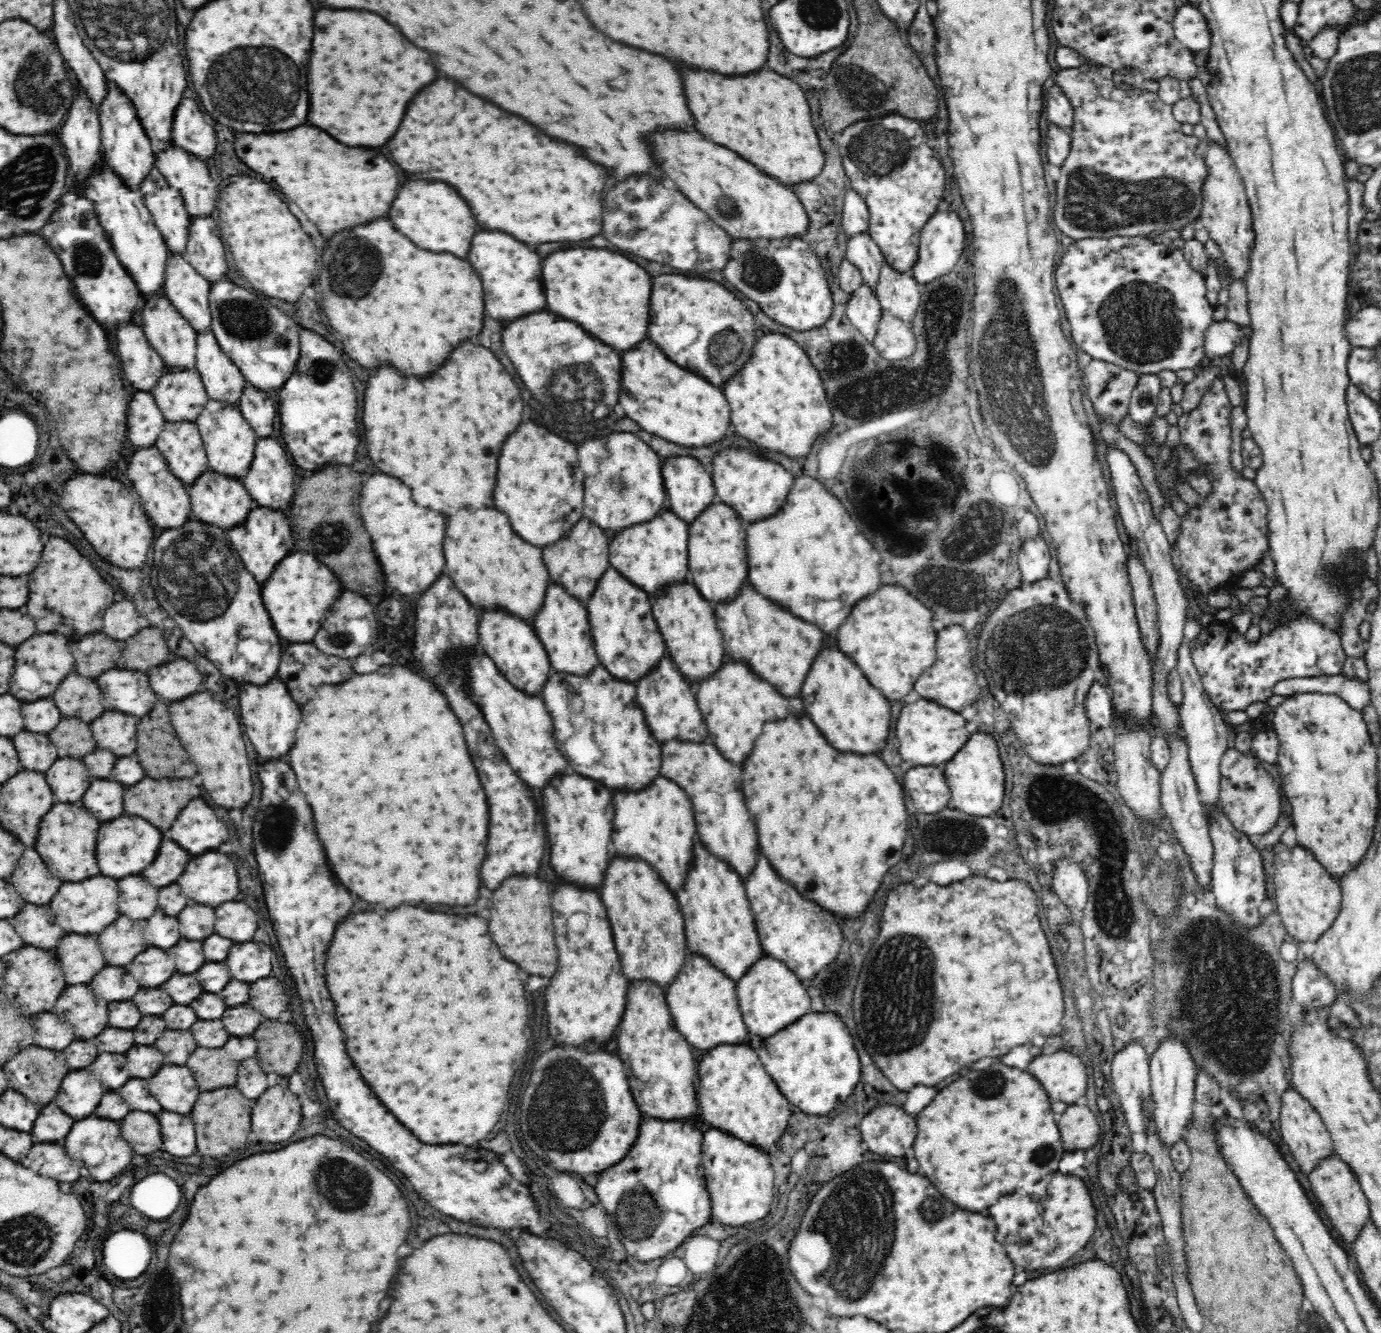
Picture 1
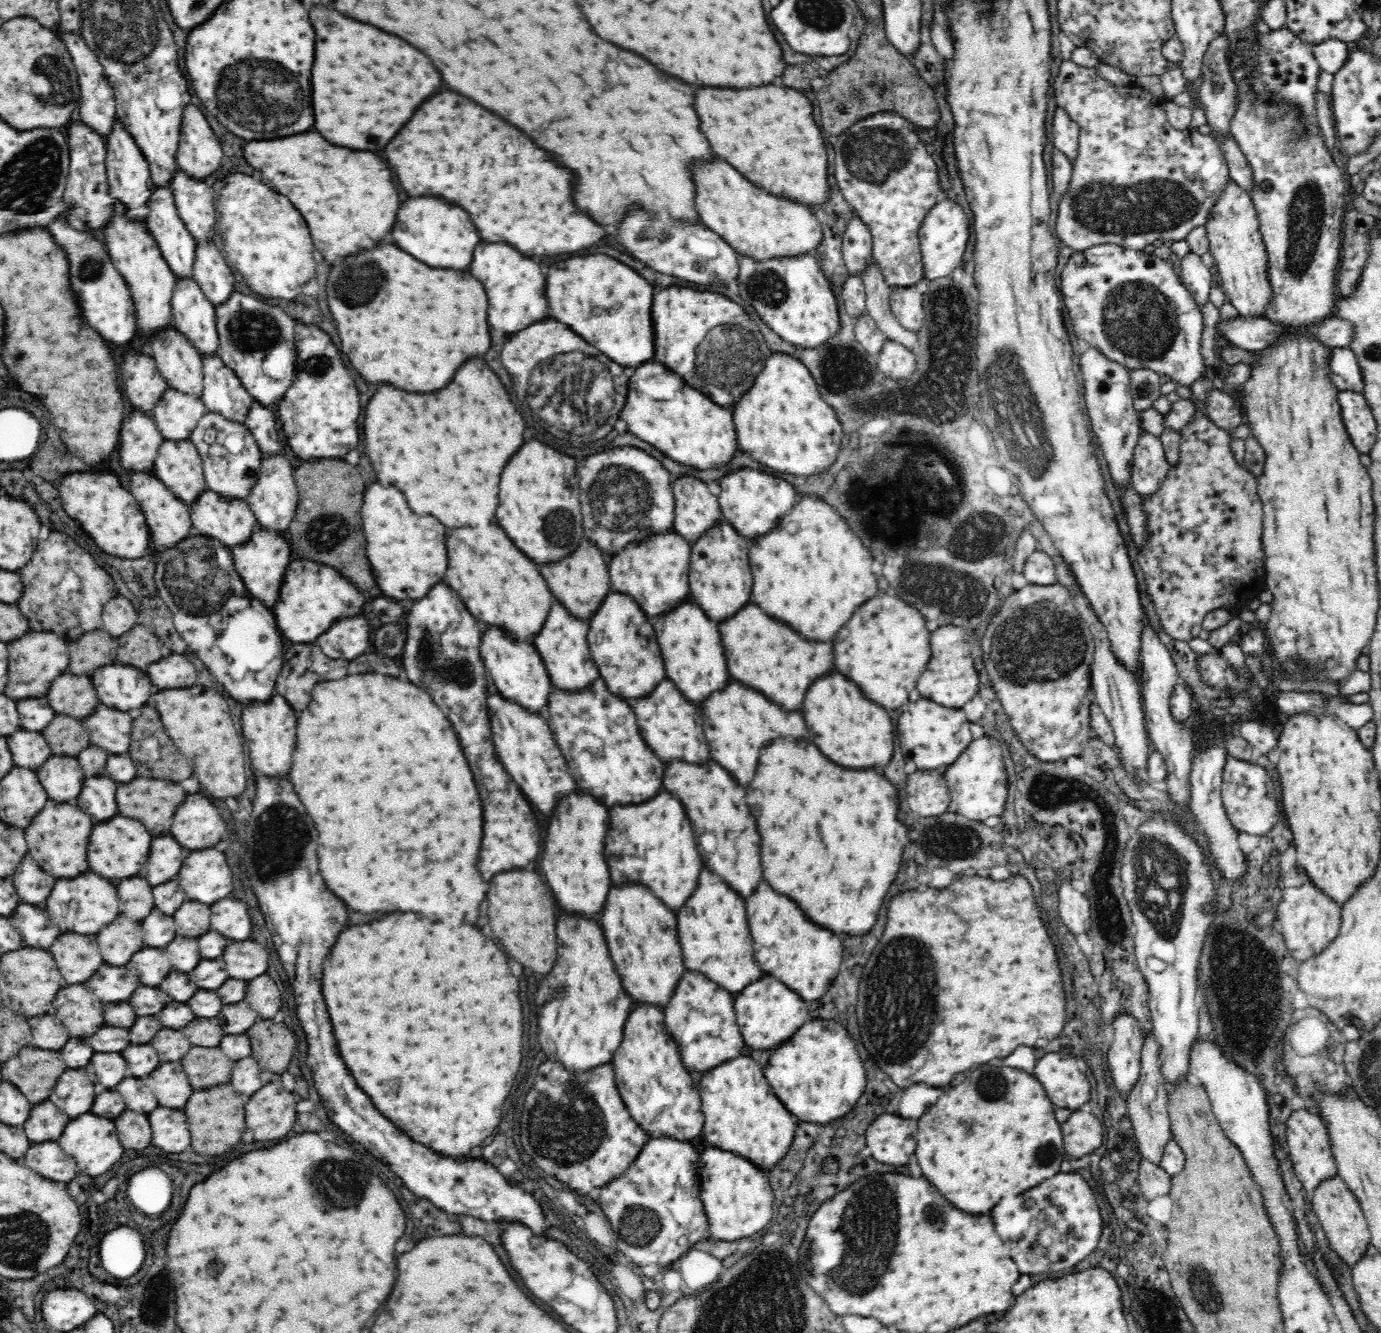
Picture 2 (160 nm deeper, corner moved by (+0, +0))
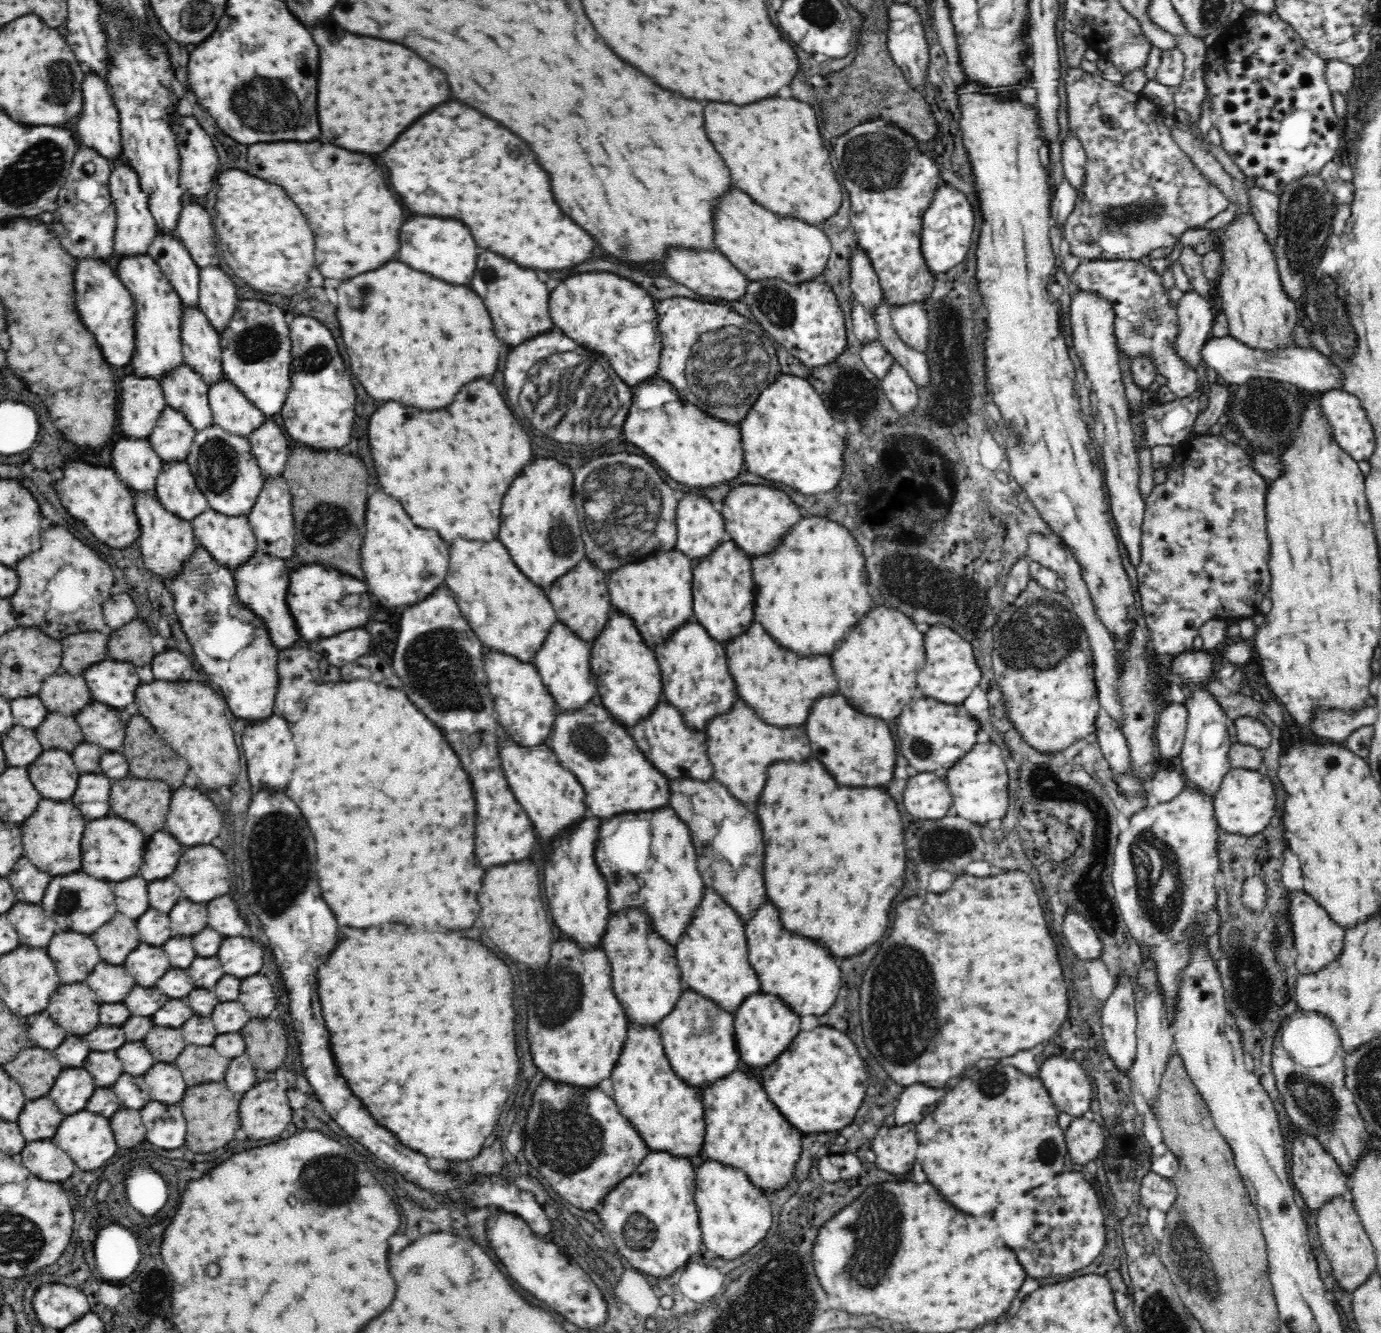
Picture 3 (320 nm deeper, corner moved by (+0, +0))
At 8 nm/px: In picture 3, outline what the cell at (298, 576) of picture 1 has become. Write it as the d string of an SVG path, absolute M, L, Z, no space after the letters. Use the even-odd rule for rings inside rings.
M302 566L290 574L288 606L290 606L290 614L294 616L296 628L302 638L306 640L328 638L328 636L336 636L346 630L362 628L368 622L370 602L368 602L368 608L344 608L338 604L338 598L342 592L366 594L366 586L364 582L346 573L340 574L338 570L326 570L322 566Z

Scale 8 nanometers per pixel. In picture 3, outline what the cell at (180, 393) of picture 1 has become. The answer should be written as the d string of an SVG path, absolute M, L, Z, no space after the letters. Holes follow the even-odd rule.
M167 406L148 439L163 463L179 463L187 460L196 433L184 413Z

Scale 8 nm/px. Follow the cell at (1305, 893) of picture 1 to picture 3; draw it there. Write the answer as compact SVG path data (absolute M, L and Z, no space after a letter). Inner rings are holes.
M1290 891L1289 923L1291 933L1294 934L1294 947L1298 952L1294 963L1300 975L1318 972L1341 955L1345 943L1345 931L1339 928L1328 917L1326 910L1305 892Z

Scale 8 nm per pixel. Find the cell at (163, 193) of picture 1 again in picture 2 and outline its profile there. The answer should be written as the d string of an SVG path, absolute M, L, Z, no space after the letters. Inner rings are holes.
M156 189L148 199L147 205L149 213L145 225L150 235L157 242L162 257L164 257L177 279L192 277L197 244L190 231L186 229L182 219L180 219L180 215L176 212L172 189Z

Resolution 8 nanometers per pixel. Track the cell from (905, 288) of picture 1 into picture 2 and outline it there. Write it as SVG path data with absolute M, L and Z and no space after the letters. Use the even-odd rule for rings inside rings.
M912 285L908 288L892 287L890 306L899 324L910 333L917 334L925 322L923 295Z

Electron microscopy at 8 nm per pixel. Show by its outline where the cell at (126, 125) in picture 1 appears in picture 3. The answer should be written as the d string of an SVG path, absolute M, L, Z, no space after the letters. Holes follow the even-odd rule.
M117 158L109 178L109 189L117 214L113 250L115 257L119 258L146 254L148 247L152 246L153 240L157 237L156 221L148 210L148 195L140 189L138 175L125 160Z

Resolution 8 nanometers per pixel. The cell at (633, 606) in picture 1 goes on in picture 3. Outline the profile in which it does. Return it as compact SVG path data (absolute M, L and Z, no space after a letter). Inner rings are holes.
M614 610L604 630L591 645L592 674L596 675L597 694L610 715L626 729L645 719L663 698L660 665L652 648L642 641L634 621Z

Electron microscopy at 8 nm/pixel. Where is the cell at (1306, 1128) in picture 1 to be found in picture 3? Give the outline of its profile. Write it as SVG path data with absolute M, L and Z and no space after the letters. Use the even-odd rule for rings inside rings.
M1302 1133L1292 1141L1291 1170L1293 1187L1298 1190L1312 1214L1316 1214L1319 1208L1334 1197L1348 1196L1347 1178L1342 1173L1340 1165L1336 1163L1334 1157L1328 1155L1326 1149L1320 1145L1320 1141L1308 1133Z

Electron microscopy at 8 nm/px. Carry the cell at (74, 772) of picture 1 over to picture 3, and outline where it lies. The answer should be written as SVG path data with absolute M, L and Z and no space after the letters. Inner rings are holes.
M56 748L44 750L40 758L28 765L28 774L42 798L52 798L58 802L70 800L80 776L70 754Z

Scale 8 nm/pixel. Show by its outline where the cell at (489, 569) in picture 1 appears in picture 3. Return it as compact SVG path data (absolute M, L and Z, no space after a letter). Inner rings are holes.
M460 540L450 546L446 584L480 642L524 663L532 663L552 625L558 622L550 600L514 566L508 550L498 540L484 544Z

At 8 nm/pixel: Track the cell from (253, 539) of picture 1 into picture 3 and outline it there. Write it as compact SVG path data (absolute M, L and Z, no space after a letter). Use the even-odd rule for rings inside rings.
M257 550L256 554L247 563L237 568L233 575L238 600L256 616L262 616L272 645L278 650L292 648L294 642L298 642L298 632L296 632L294 620L290 616L288 604L286 604L286 592L288 592L288 584L290 584L286 562L270 553L262 553Z

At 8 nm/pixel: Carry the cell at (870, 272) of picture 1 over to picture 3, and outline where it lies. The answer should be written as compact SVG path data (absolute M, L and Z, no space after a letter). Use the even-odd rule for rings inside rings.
M884 302L876 309L876 325L878 325L879 342L885 350L894 357L894 362L906 370L908 377L915 383L919 391L929 387L932 382L930 367L926 355L920 351L914 351L910 346L904 345L899 336L896 335L891 317L892 305Z

